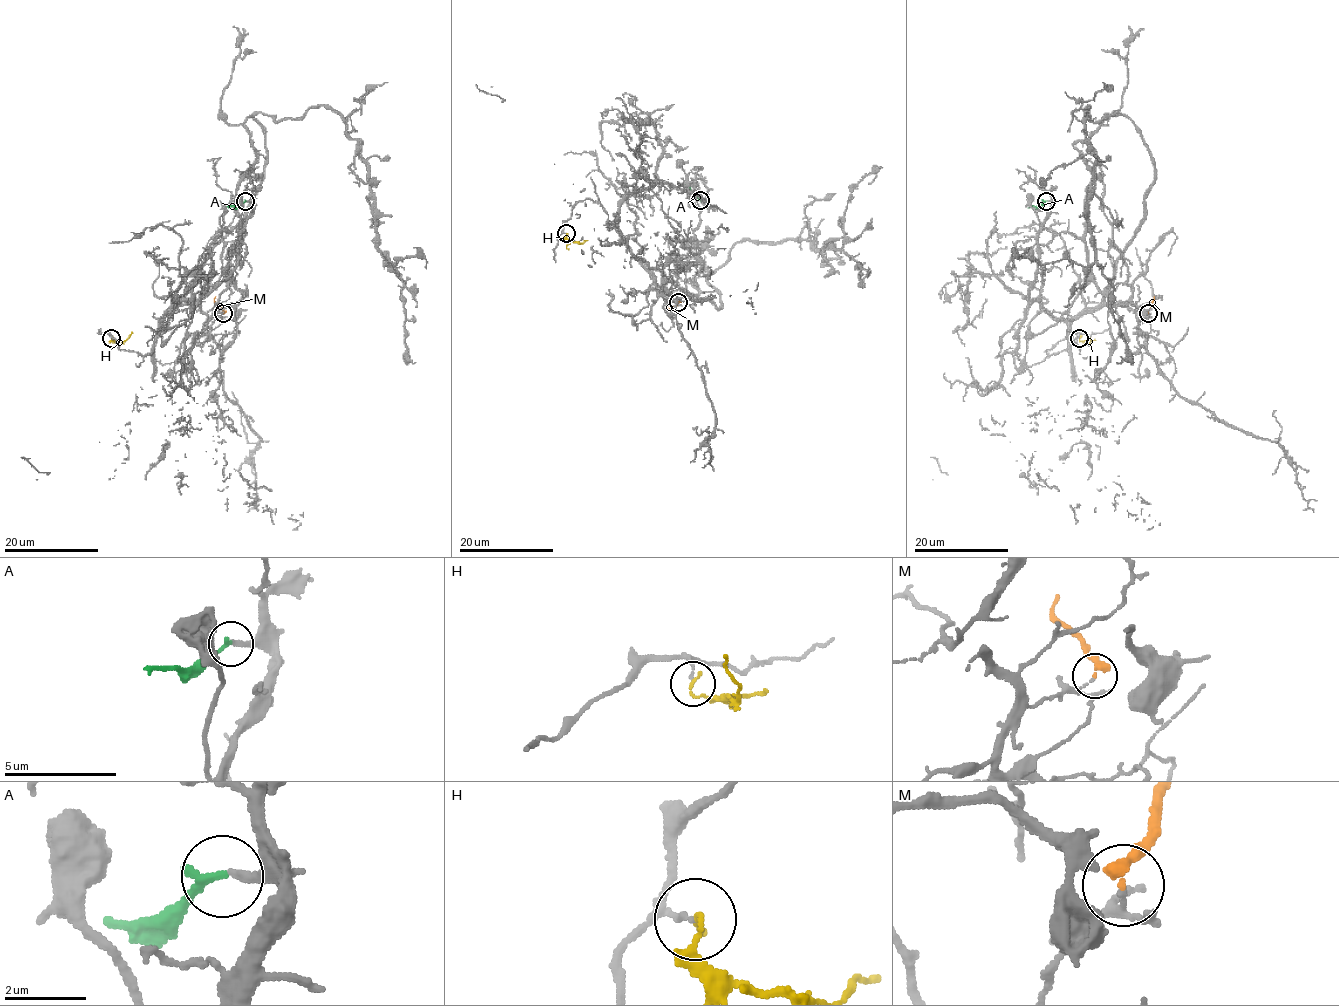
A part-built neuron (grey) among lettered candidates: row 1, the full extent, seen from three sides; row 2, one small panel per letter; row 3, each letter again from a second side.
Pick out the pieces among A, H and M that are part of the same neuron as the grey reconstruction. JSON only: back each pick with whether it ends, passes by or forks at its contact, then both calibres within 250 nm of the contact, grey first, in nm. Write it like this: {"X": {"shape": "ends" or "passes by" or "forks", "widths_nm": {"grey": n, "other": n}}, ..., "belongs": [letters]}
{"A": {"shape": "ends", "widths_nm": {"grey": 200, "other": 200}}, "belongs": ["A"]}

